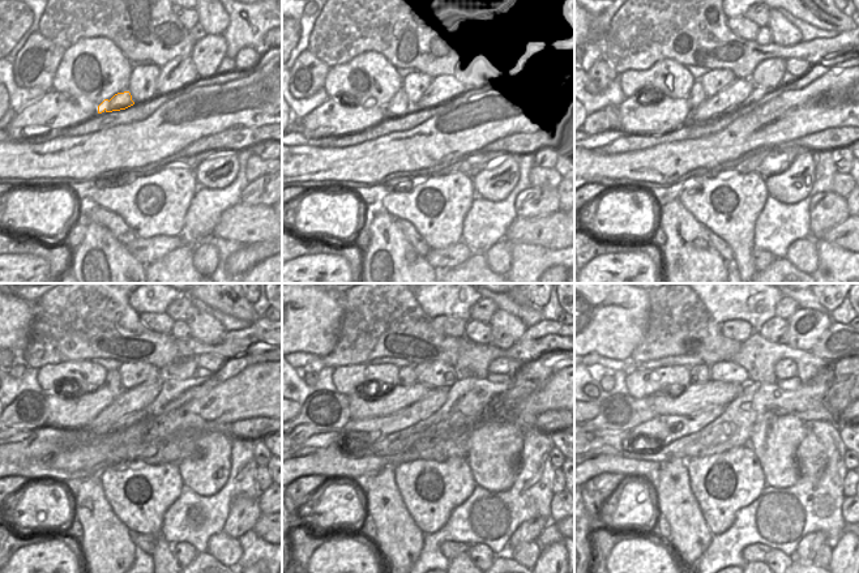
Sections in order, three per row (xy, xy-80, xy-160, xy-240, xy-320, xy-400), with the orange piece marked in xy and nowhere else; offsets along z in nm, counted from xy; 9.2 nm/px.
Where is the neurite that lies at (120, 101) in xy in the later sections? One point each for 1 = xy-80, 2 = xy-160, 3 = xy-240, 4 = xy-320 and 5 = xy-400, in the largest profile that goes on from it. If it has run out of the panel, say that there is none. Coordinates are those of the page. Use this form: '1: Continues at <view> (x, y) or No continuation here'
1: Continues at xy-80 (402, 102)
2: Continues at xy-160 (697, 94)
3: Continues at xy-240 (114, 381)
4: Continues at xy-320 (406, 376)
5: Continues at xy-400 (701, 372)

